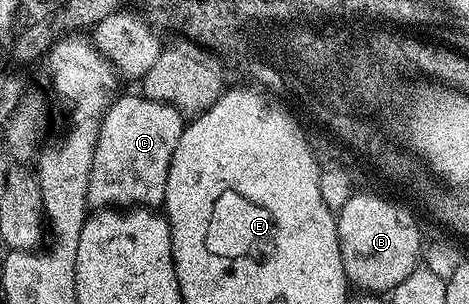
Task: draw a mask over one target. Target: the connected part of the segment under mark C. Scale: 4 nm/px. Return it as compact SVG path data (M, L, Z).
M138 92L127 98L117 98L107 105L98 124L98 139L92 152L92 168L88 176L88 203L94 208L161 207L166 200L172 152L176 152L176 144L180 144L184 129L184 116L181 111Z

